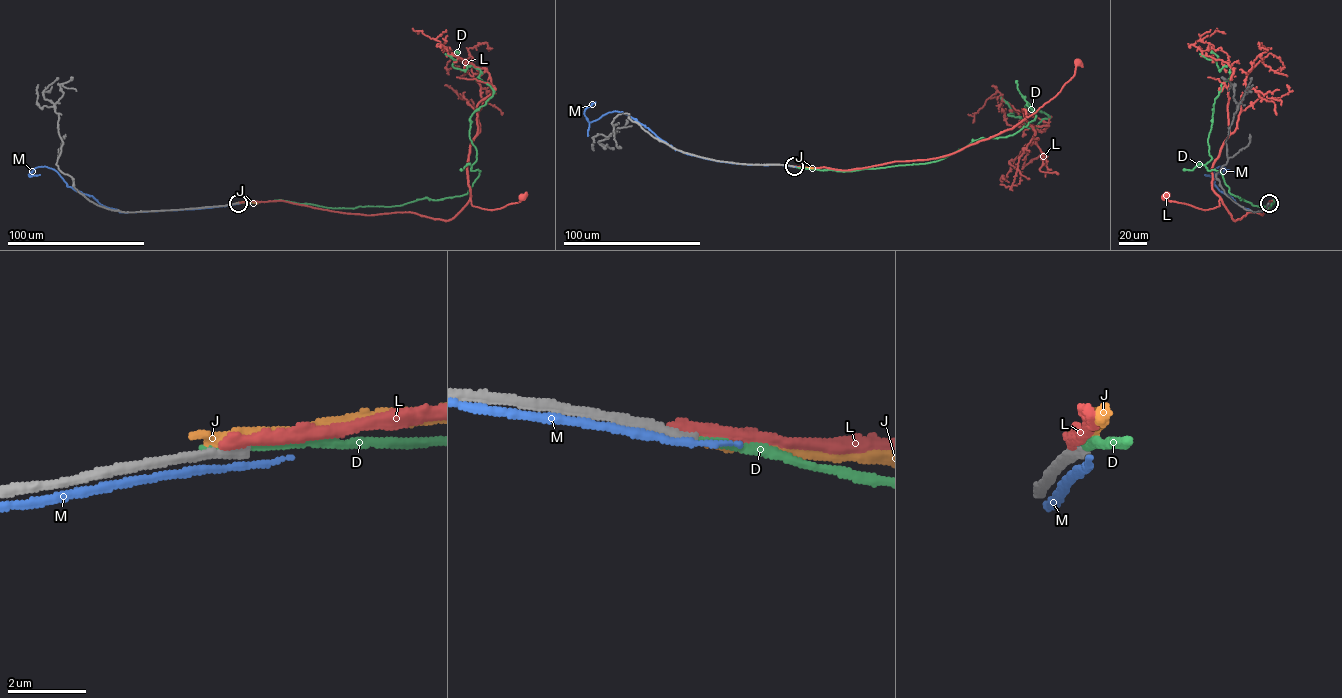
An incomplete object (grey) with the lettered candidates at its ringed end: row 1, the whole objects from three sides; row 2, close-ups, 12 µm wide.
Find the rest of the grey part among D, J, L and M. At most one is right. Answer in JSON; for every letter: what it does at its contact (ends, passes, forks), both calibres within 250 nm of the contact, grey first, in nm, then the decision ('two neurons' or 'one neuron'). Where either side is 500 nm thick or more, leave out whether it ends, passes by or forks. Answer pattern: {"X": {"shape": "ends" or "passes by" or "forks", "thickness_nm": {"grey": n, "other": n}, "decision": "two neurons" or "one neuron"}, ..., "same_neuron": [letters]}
{"D": {"shape": "ends", "thickness_nm": {"grey": 300, "other": 180}, "decision": "two neurons"}, "J": {"shape": "ends", "thickness_nm": {"grey": 280, "other": 360}, "decision": "two neurons"}, "L": {"shape": "ends", "thickness_nm": {"grey": 280, "other": 360}, "decision": "two neurons"}, "M": {"shape": "passes by", "thickness_nm": {"grey": 280, "other": 160}, "decision": "two neurons"}, "same_neuron": []}

